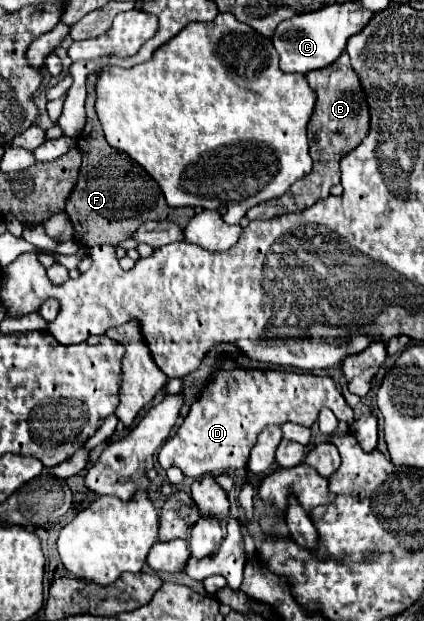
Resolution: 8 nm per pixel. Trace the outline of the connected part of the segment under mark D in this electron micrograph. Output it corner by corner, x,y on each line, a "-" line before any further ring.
223,354
219,358
219,364
221,364
219,370
215,372
215,376
211,376
205,390
191,404
191,410
183,420
183,424
177,428
175,436
171,436
159,450
157,460
163,470
177,466
191,478
205,478
213,474
223,474
227,470
229,472
237,472
241,468
245,470
249,454
257,442
257,436
263,432
263,428
267,428
269,424
281,426
285,422
311,426
317,420
319,410
325,406
331,408
341,422
347,422
349,426
353,424
353,408
347,404
343,394
337,390
333,378
329,376
297,374
289,370
243,370
235,364
235,360
229,354

